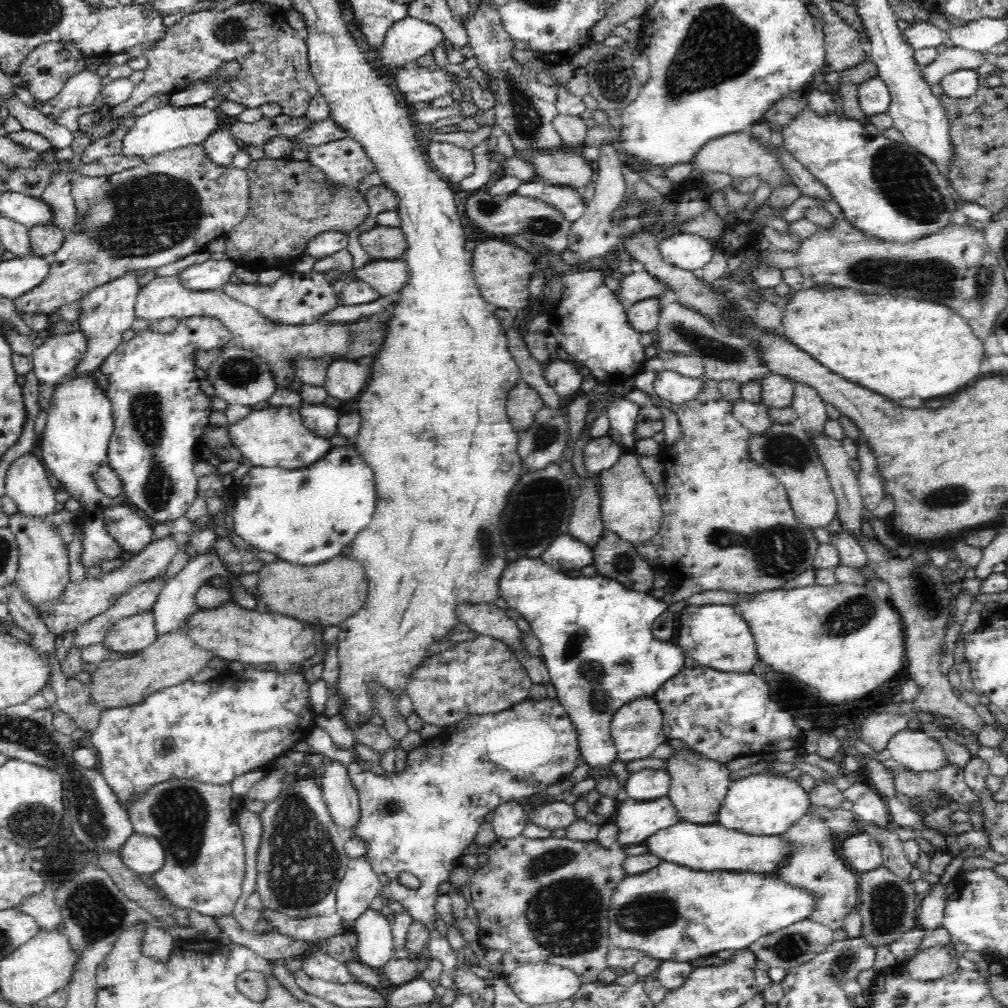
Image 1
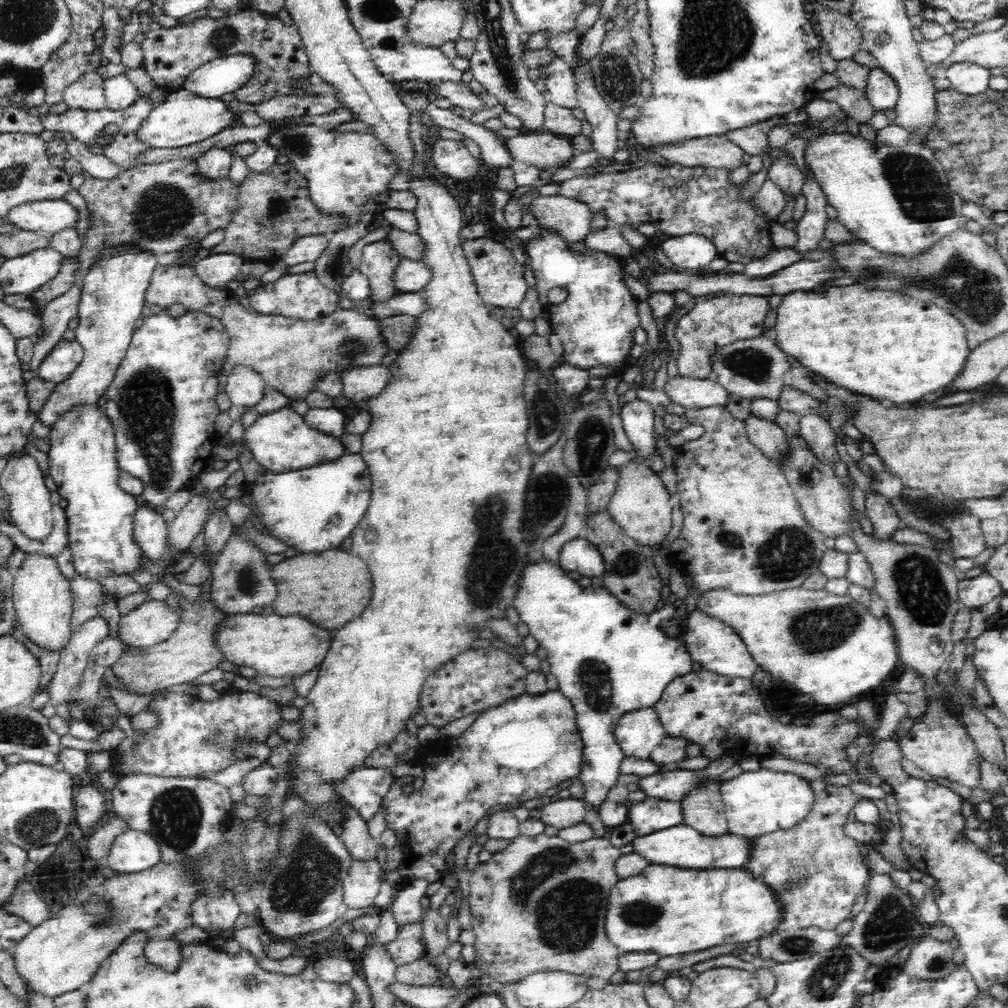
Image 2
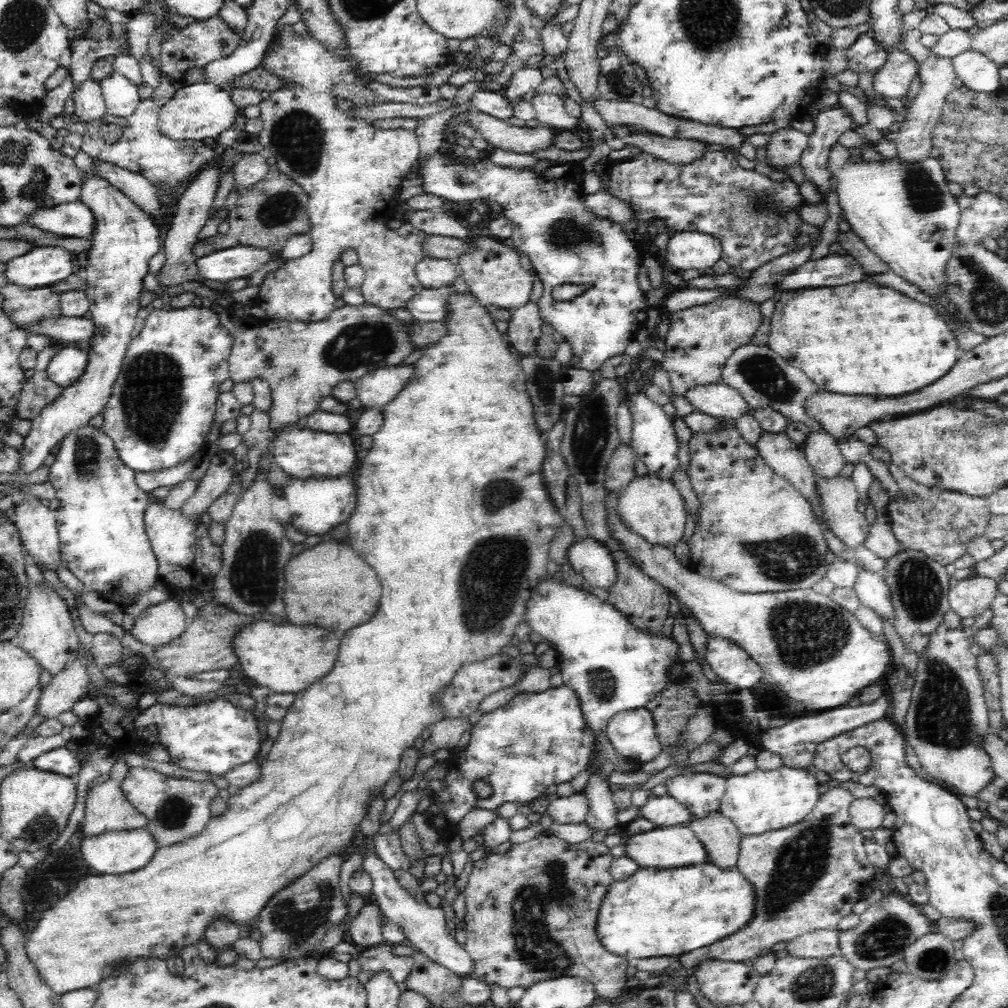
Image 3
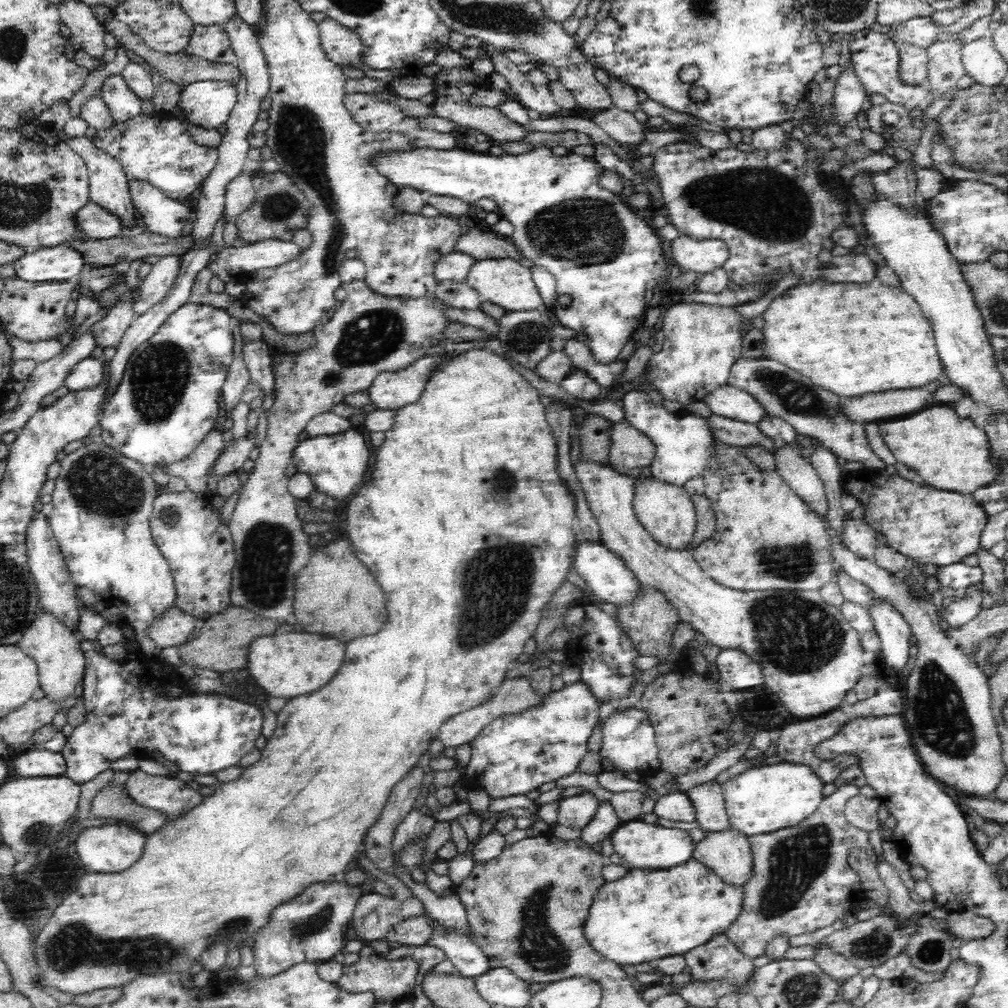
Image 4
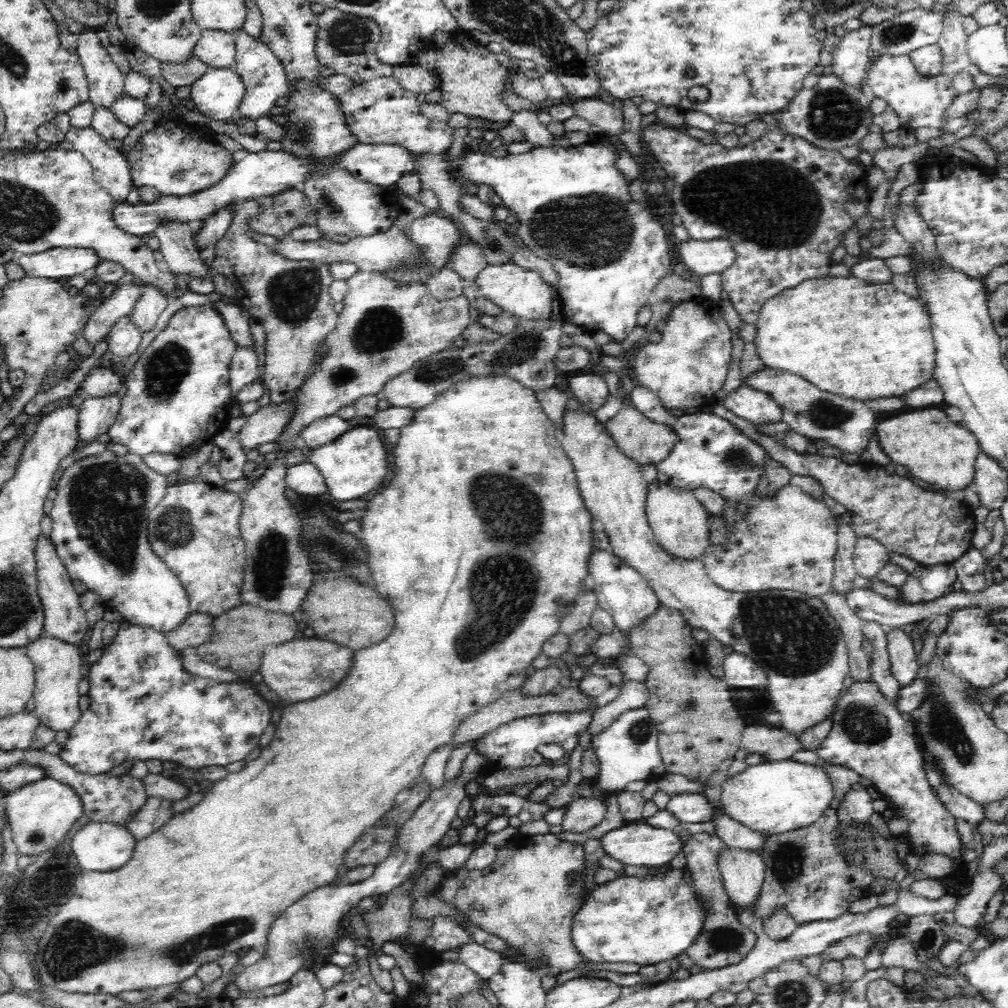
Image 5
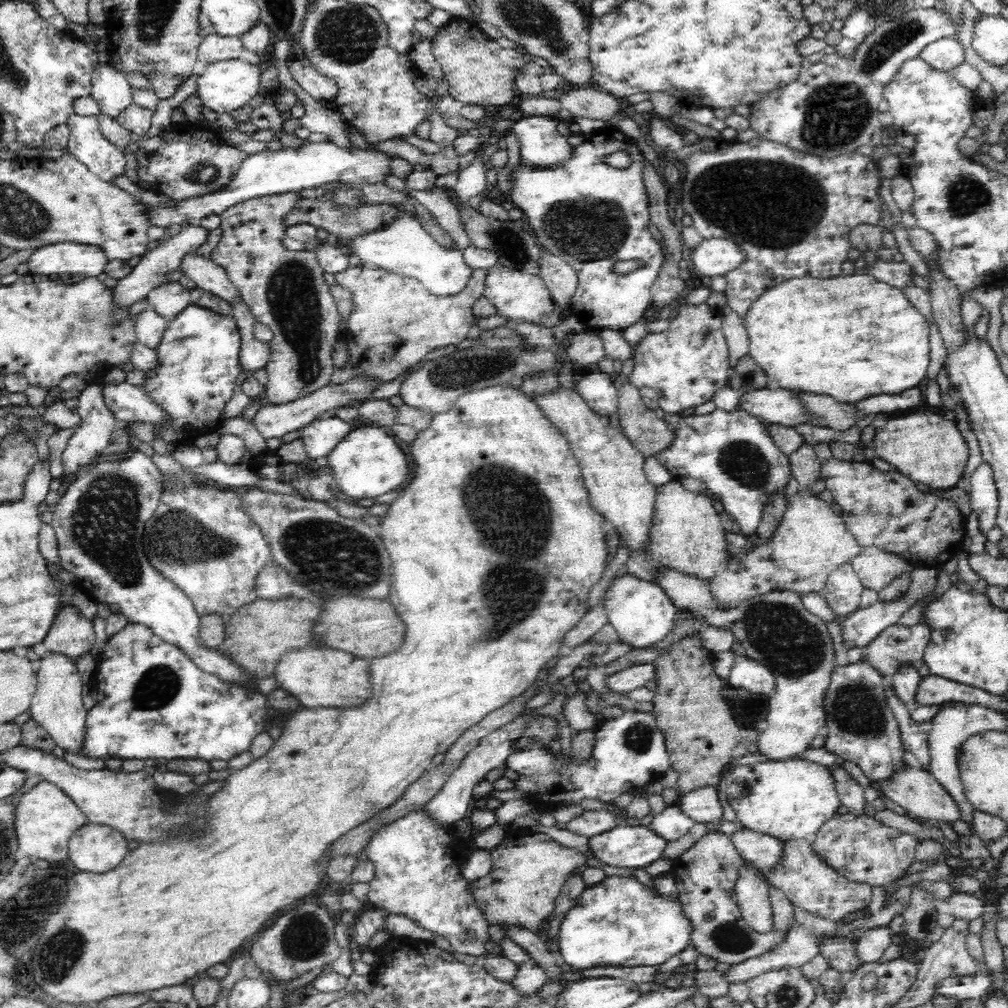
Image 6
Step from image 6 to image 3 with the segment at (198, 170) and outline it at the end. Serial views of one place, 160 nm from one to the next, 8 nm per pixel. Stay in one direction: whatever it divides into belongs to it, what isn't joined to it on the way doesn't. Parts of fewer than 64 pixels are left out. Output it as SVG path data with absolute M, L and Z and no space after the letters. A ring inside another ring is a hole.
M150 98L142 99L136 110L126 117L116 117L106 113L101 121L92 120L86 122L86 132L81 142L81 150L86 155L94 159L100 159L112 163L113 165L125 168L126 170L140 173L152 184L156 181L164 186L176 186L177 183L188 183L195 175L195 172L207 162L217 158L220 149L210 148L201 145L200 141L180 141L174 142L164 138L157 129L158 111L160 105ZM112 123L122 129L122 135L118 141L108 143L100 139L99 127Z

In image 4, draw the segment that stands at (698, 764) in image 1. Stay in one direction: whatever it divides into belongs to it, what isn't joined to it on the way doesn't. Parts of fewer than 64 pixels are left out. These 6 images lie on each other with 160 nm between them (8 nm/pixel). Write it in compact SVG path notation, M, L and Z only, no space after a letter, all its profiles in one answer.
M733 827L706 832L692 855L727 884L742 887L752 872L752 848L748 837Z

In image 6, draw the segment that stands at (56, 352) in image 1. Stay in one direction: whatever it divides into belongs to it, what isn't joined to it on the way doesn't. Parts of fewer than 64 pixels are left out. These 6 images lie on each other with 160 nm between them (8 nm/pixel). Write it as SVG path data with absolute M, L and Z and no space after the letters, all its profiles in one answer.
M128 382L102 384L102 396L116 420L164 422L167 418L138 386Z

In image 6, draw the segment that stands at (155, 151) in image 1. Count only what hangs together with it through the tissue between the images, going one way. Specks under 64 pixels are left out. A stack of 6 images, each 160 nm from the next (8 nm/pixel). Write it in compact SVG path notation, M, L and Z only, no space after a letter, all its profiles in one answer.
M228 60L208 65L198 76L196 96L204 106L214 112L234 112L248 104L258 92L262 70L256 64L243 60Z

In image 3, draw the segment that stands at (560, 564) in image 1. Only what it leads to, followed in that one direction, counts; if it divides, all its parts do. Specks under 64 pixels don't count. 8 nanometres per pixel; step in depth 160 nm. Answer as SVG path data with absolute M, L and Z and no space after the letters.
M590 537L578 540L567 550L567 559L588 586L609 590L616 578L613 556L604 544Z

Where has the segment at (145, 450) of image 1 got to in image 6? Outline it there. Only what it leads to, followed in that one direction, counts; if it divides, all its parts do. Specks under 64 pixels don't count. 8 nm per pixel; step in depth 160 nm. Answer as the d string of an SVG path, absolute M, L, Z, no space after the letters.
M188 305L176 318L169 321L164 336L156 346L156 366L144 371L144 382L139 388L167 418L164 422L128 421L129 440L154 444L164 432L180 432L185 445L193 444L199 436L218 431L224 418L222 410L230 401L240 374L238 352L242 340L236 320L225 318L213 310Z

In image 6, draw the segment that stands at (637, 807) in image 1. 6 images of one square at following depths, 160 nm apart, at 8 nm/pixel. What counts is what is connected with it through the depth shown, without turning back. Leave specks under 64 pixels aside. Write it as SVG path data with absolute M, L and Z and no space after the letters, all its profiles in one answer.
M700 787L686 792L684 796L679 796L675 805L694 823L718 822L724 812L718 793L718 787Z

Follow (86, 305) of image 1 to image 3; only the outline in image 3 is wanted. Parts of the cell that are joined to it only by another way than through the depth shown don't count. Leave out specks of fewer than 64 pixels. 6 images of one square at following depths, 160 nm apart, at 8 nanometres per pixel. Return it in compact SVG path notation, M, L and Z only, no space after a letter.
M81 149L73 158L75 165L84 172L83 184L79 200L82 201L91 211L94 217L93 229L88 236L91 241L87 250L86 262L86 290L85 294L89 298L89 310L92 314L92 325L94 330L92 336L88 338L90 348L88 348L88 364L84 367L80 378L72 384L66 386L57 398L49 402L39 415L31 418L30 432L24 436L24 444L21 452L22 473L31 473L41 467L44 460L49 456L51 450L59 444L62 437L76 427L86 425L88 421L98 413L102 413L106 403L110 399L112 388L118 379L125 355L128 353L130 342L139 327L137 320L140 306L140 296L144 292L144 278L150 274L150 258L160 252L160 234L155 224L151 221L144 210L129 199L121 190L112 186L107 180L91 176L91 166L94 158L86 155Z

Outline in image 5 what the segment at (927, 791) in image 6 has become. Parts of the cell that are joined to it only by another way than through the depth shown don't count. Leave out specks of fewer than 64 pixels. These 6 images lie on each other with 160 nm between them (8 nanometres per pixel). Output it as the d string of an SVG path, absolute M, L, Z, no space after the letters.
M947 782L934 789L936 789L938 797L944 802L945 808L948 808L948 811L955 818L962 818L973 826L987 818L984 803L975 802L972 798L954 790Z

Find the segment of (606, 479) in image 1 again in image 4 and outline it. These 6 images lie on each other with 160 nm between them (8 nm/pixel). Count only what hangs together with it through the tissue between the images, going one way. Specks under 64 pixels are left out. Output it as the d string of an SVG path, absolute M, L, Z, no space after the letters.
M639 475L635 481L632 508L638 522L652 538L668 549L690 549L696 531L696 513L690 495L682 486L663 483L654 477Z

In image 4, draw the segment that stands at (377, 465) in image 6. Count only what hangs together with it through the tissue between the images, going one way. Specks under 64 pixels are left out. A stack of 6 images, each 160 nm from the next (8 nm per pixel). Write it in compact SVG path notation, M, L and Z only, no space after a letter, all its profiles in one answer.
M350 428L340 434L316 435L299 440L292 452L291 462L300 474L312 479L317 491L348 500L364 480L370 466L370 456L364 435Z

